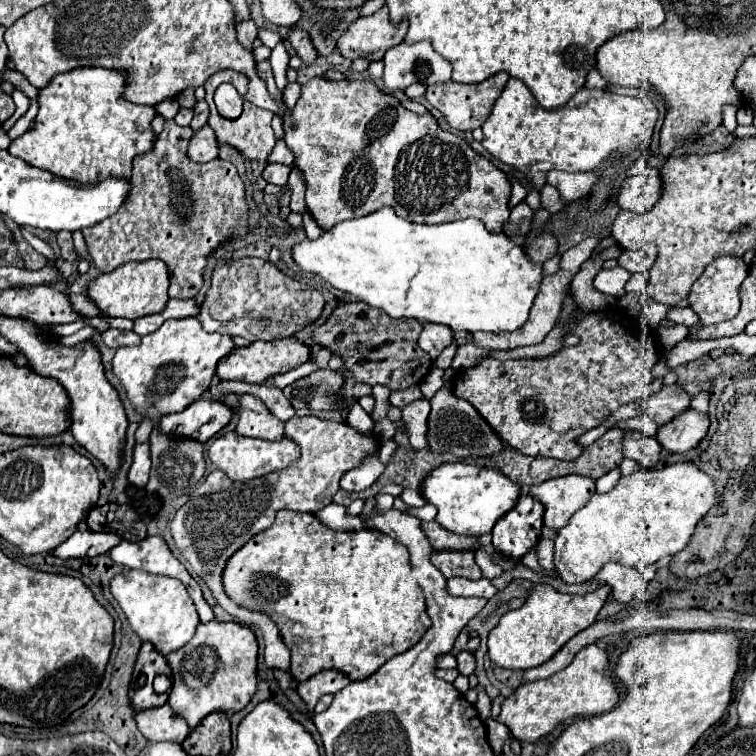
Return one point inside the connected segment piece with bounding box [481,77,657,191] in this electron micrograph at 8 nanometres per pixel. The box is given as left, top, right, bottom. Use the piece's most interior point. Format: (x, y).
(576, 137)

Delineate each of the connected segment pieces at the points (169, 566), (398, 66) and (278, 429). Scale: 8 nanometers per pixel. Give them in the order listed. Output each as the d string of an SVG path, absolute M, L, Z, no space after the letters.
M145 537L143 541L125 541L125 539L123 539L115 549L109 551L109 557L111 557L117 565L123 565L123 567L127 567L127 569L141 569L141 571L147 571L147 573L153 573L153 575L167 575L167 577L179 579L179 581L187 587L187 591L189 591L189 595L191 595L191 599L193 599L197 611L199 611L201 623L209 623L209 621L213 619L213 611L211 611L209 603L203 599L203 593L201 593L199 583L187 573L187 569L183 567L183 563L171 553L171 549L167 547L167 543L165 543L161 537Z
M417 41L411 45L399 43L397 47L387 49L383 63L383 83L389 91L407 89L417 81L423 81L423 85L435 85L451 79L451 63L447 63L429 41Z
M239 395L239 423L237 429L245 437L257 437L257 439L269 439L277 441L283 437L283 421L279 421L271 411L265 407L265 403L253 395Z

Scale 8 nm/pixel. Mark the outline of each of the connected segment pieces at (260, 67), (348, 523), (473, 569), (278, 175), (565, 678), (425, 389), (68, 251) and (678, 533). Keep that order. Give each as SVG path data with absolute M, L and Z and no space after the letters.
M268 60L262 61L257 64L257 72L259 77L265 82L267 89L270 93L270 96L279 101L282 102L282 93L277 89L274 76L271 70L271 66Z
M331 503L327 507L323 507L321 511L315 513L319 517L319 521L323 521L323 525L335 529L335 531L359 531L359 529L367 529L367 519L363 515L351 515L347 513L345 505L339 503Z
M437 551L432 553L431 562L443 573L446 579L465 577L465 579L483 579L481 567L475 563L475 551Z
M269 163L263 171L263 177L267 183L273 183L273 185L285 185L287 183L287 177L289 177L291 169L287 169L287 165L279 165L279 163Z
M595 643L587 645L575 655L575 659L565 669L557 671L555 675L519 685L513 691L513 695L509 695L501 703L501 713L497 715L497 721L505 723L517 741L535 743L539 737L549 735L557 725L561 725L567 719L607 713L617 705L619 693L611 677L603 675L605 669L607 669L605 651Z
M433 365L431 373L427 373L427 379L419 383L419 389L427 399L431 399L441 385L443 385L443 371L437 369L437 365Z
M59 231L59 233L57 233L57 243L59 243L59 249L61 249L61 257L63 257L63 259L67 259L67 261L75 261L75 259L77 259L71 233Z
M681 461L665 465L663 469L643 469L621 477L609 493L597 493L591 501L573 513L569 523L557 531L555 537L555 569L565 583L589 581L605 563L617 561L627 567L655 563L663 557L675 555L689 543L701 517L715 505L715 487L711 477L703 473L695 463Z

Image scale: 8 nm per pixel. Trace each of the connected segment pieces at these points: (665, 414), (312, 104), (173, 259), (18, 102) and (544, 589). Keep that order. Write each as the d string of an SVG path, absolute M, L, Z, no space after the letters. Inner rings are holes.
M663 385L661 391L645 399L643 413L661 427L681 411L689 409L689 401L691 401L689 393L685 393L679 385Z
M313 77L309 79L303 87L301 87L301 97L293 109L293 115L289 119L285 119L283 123L285 127L285 143L291 149L291 153L295 155L295 167L299 167L303 171L305 177L305 185L307 185L307 209L313 215L313 219L319 223L319 227L331 229L335 223L341 223L345 219L355 219L355 217L363 217L363 215L371 215L375 211L379 211L381 207L393 207L395 213L401 219L407 219L411 223L427 223L427 225L437 225L437 223L449 223L449 221L459 221L459 219L467 219L467 217L475 217L479 221L483 221L483 225L487 227L487 231L491 233L503 233L503 225L509 219L509 197L511 197L511 183L505 177L503 171L499 171L491 161L487 161L483 155L479 155L465 139L443 131L433 115L415 115L413 111L405 109L401 105L399 99L395 99L389 93L383 93L381 89L377 89L377 85L373 81L353 81L353 79L343 79L343 81L329 81L325 77Z
M165 119L163 131L155 137L153 149L137 155L133 159L131 183L133 191L129 201L123 207L107 217L105 221L83 229L83 237L89 247L89 255L99 271L113 271L131 261L145 259L161 259L167 263L171 273L169 297L191 299L203 283L203 267L207 255L229 237L245 237L247 235L247 203L243 199L243 181L237 175L237 169L229 161L209 161L209 163L193 163L187 157L187 143L193 135L191 127L179 127L173 119Z
M14 87L11 96L15 103L16 110L13 114L13 117L11 117L11 119L9 119L9 121L3 125L3 129L5 129L5 131L9 131L9 129L13 127L13 123L15 123L17 119L19 119L19 117L21 117L21 115L27 111L30 105L29 98L24 94L24 92L16 87Z
M533 583L523 607L507 611L489 633L489 657L499 667L531 669L553 657L573 635L597 621L597 613L609 597L611 587L601 585L587 595L567 595L547 583Z

